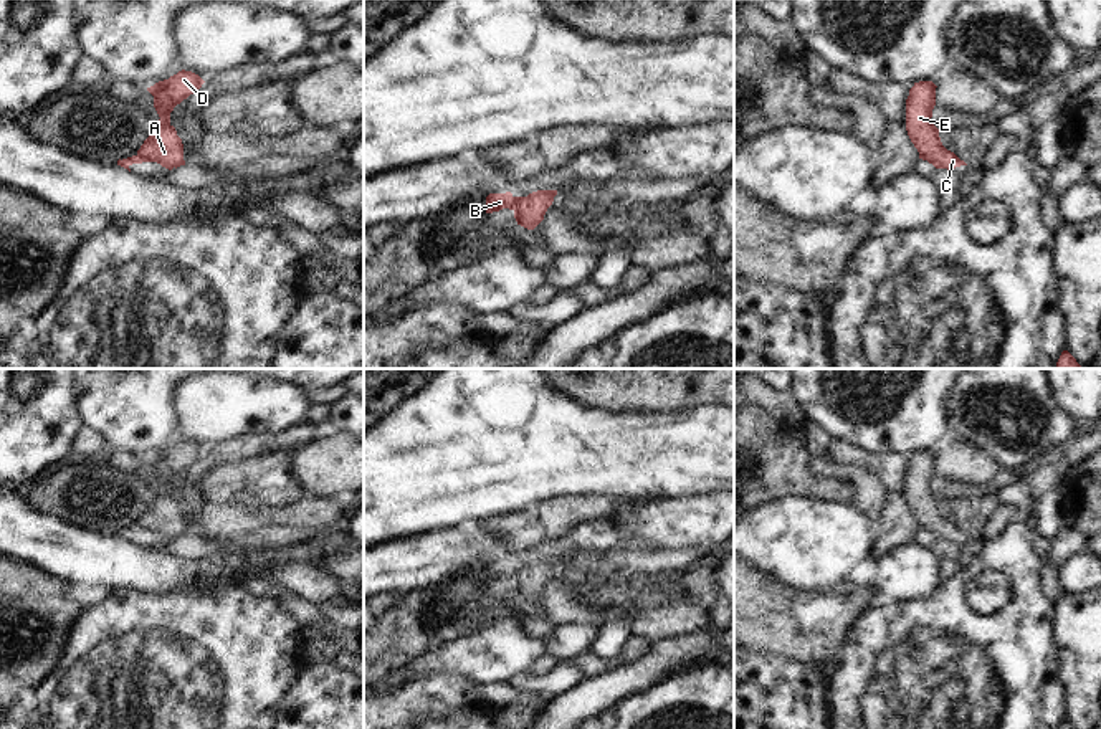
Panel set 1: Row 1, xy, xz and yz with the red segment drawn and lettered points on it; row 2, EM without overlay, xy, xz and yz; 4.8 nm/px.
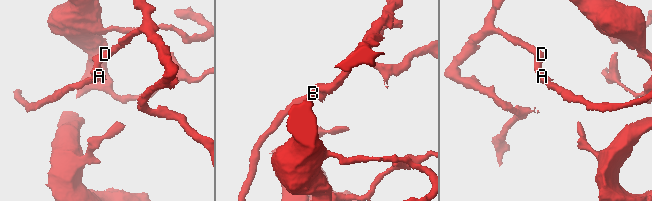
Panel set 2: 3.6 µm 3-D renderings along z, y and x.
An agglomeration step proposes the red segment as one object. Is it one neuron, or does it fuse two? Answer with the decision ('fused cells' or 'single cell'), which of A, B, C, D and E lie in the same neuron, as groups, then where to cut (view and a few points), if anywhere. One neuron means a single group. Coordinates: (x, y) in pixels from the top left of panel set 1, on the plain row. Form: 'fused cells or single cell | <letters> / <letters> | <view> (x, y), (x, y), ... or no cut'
fused cells | A C D E / B | xz (519, 567), (513, 579)

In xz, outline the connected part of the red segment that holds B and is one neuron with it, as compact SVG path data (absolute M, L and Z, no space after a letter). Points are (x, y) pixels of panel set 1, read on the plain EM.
M511 562L506 564L489 564L486 567L486 584L499 582L503 579L514 580L519 567L514 567Z

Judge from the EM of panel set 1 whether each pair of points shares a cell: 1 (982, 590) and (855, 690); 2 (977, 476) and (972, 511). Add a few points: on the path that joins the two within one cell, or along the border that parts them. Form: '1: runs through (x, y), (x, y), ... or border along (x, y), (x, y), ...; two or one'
1: runs through (951, 622), (886, 686); one
2: border along (941, 500), (979, 501), (992, 509); two

